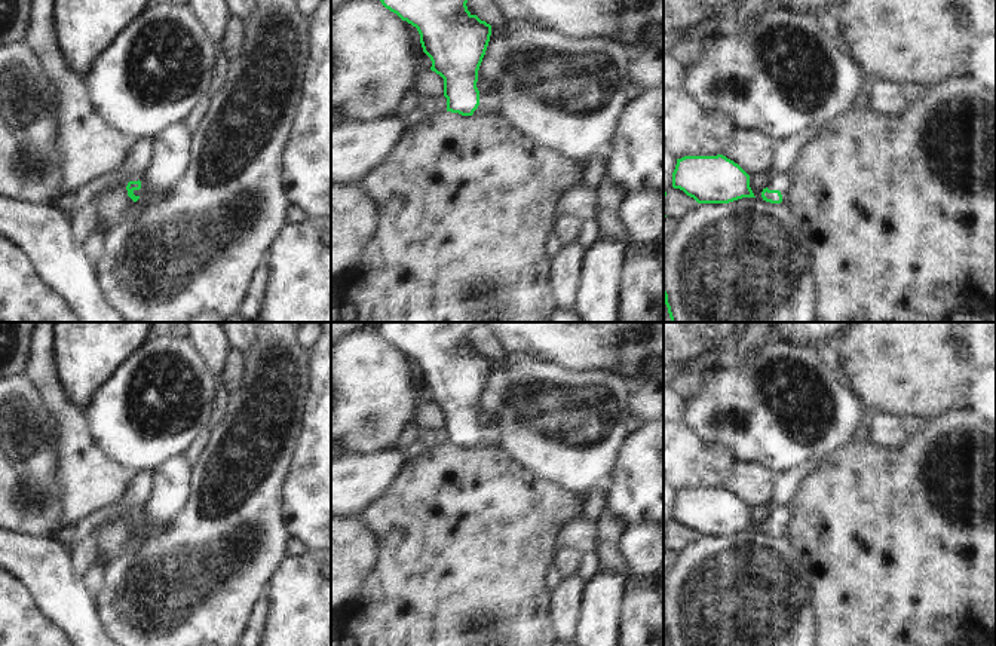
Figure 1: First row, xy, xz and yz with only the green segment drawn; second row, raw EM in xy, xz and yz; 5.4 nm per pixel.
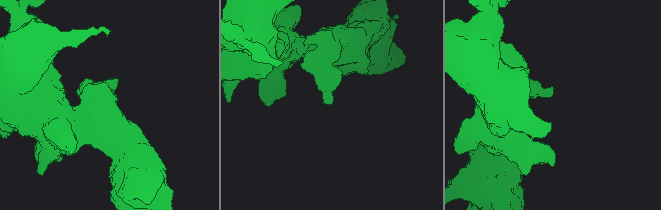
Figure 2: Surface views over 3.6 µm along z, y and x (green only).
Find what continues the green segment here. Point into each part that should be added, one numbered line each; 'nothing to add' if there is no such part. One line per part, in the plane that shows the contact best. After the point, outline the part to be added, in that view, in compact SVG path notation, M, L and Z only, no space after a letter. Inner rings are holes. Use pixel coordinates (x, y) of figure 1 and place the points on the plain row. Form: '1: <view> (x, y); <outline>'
1: yz (780, 513); M770 502L770 511L769 511L767 521L779 523L782 527L782 535L787 535L791 520L793 520L791 503Z

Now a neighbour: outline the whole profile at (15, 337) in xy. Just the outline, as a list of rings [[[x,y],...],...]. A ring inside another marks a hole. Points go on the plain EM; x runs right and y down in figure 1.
[[[0,322],[0,379],[25,373],[28,345],[37,324]]]

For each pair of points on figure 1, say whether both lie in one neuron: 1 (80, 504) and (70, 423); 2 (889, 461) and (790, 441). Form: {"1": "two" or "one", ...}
{"1": "one", "2": "two"}

